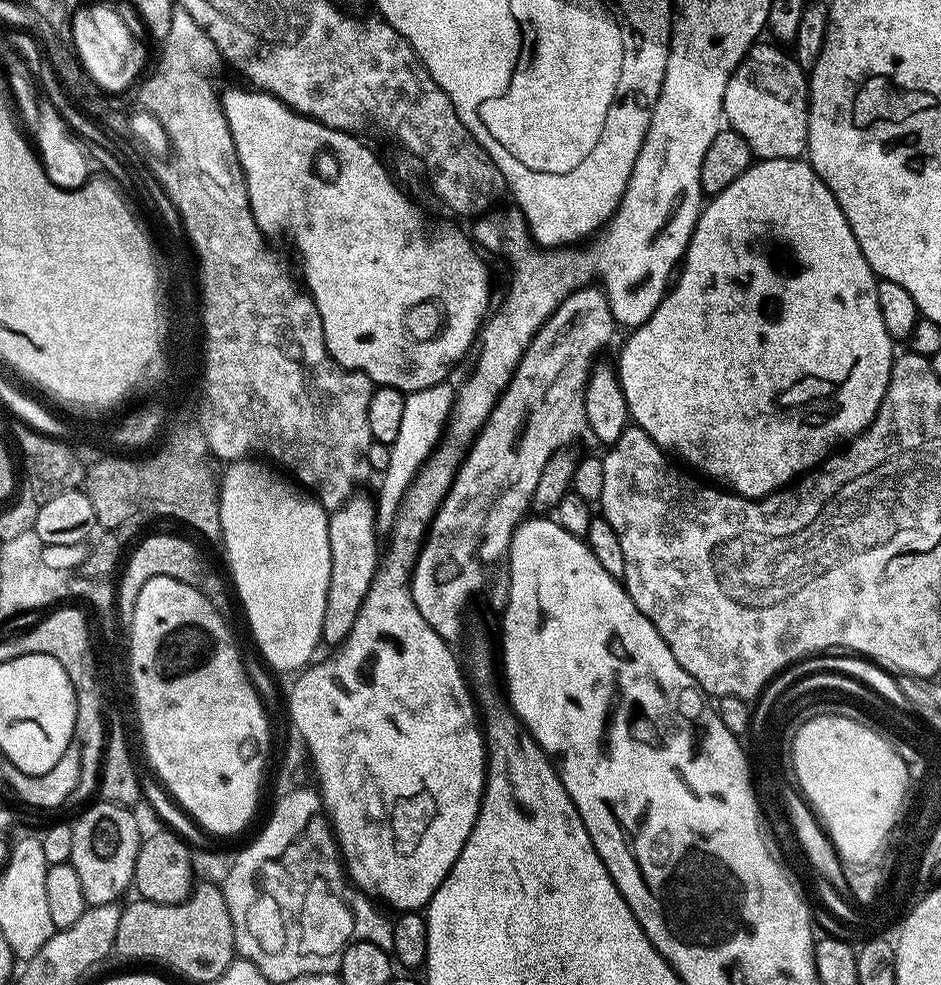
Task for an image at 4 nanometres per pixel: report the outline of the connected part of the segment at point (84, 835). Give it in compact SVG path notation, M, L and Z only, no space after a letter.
M96 798L80 817L72 820L70 850L66 859L74 874L76 894L81 901L106 898L130 873L138 852L136 820L132 811L129 805Z

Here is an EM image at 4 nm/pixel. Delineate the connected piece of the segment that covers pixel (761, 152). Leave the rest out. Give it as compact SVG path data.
M764 43L753 44L726 86L722 128L761 161L787 160L802 148L802 126L807 125L810 105L808 76L795 55L787 56L775 43Z

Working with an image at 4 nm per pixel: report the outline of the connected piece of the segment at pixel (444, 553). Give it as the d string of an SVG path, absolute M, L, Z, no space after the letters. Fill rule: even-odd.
M587 286L572 294L542 330L540 337L522 362L510 394L498 406L486 434L474 446L469 462L462 470L457 485L448 492L439 517L424 544L417 567L414 570L414 595L417 607L425 614L425 619L435 625L435 630L447 642L454 623L454 596L452 588L471 585L473 582L486 582L489 576L498 576L504 570L506 554L505 539L507 530L520 514L530 505L531 496L536 488L542 469L555 451L569 447L584 430L588 422L584 389L588 381L585 369L594 345L601 338L615 335L616 323L610 312L605 294L596 286Z

